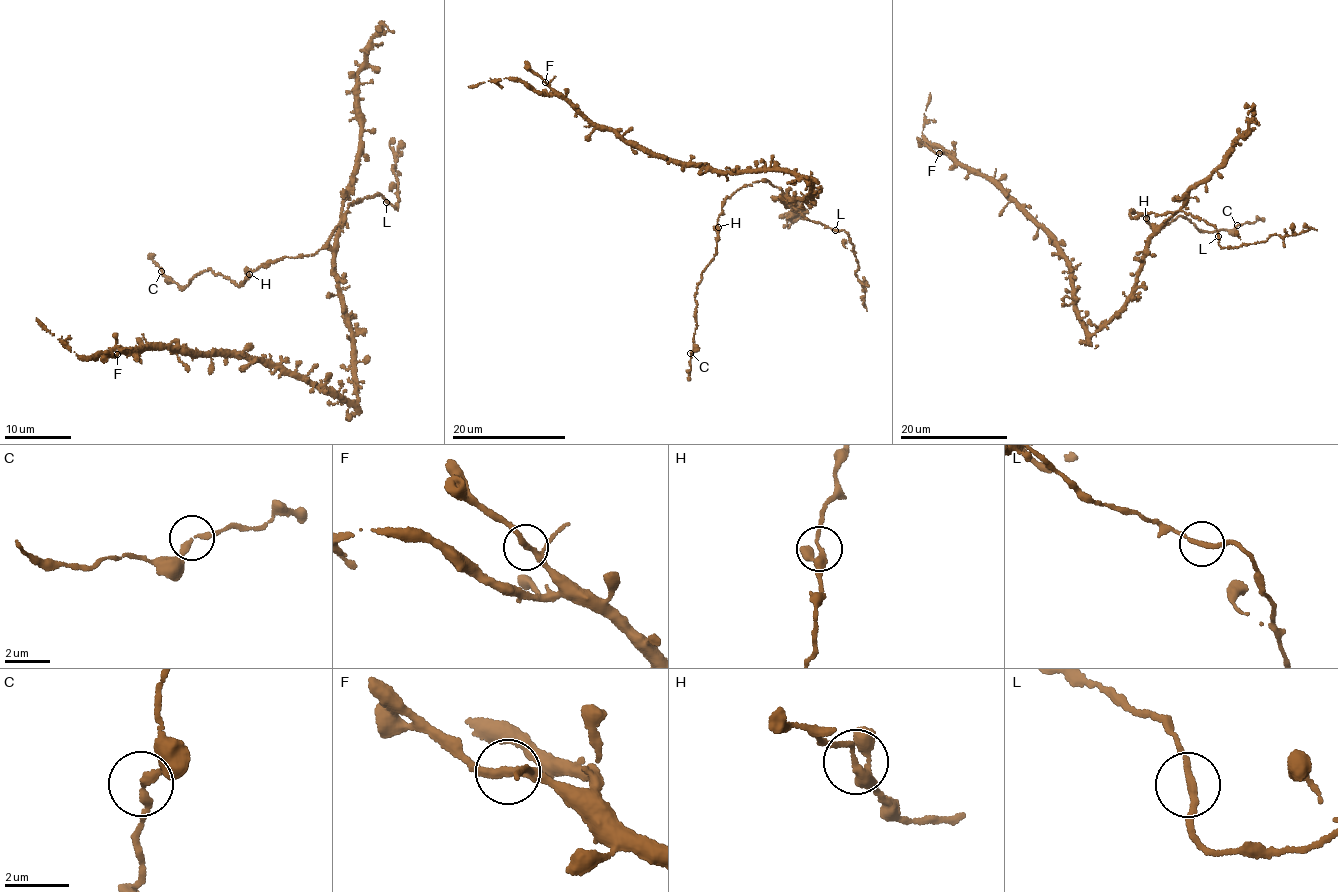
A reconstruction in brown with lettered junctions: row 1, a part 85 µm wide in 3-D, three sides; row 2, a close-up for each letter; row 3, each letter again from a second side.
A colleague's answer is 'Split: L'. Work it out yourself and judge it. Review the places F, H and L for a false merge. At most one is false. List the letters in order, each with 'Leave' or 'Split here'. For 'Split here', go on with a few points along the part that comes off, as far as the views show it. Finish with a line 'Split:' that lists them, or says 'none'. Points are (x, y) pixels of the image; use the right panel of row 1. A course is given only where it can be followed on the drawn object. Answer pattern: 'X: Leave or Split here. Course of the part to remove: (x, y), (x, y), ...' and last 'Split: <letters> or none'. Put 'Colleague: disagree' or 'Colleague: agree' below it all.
F: Leave
H: Leave
L: Leave
Split: none
Colleague: disagree

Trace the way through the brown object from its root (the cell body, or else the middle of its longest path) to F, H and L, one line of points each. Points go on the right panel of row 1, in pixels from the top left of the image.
F: (1132, 295), (1116, 315), (1090, 333), (1080, 322), (1072, 295), (1070, 271), (1055, 242), (997, 183), (939, 153)
H: (1132, 295), (1153, 229), (1185, 208), (1186, 212), (1146, 212), (1131, 218), (1129, 214), (1130, 209), (1145, 218)
L: (1132, 295), (1149, 236), (1173, 213), (1184, 206), (1186, 212), (1210, 223), (1218, 236)

